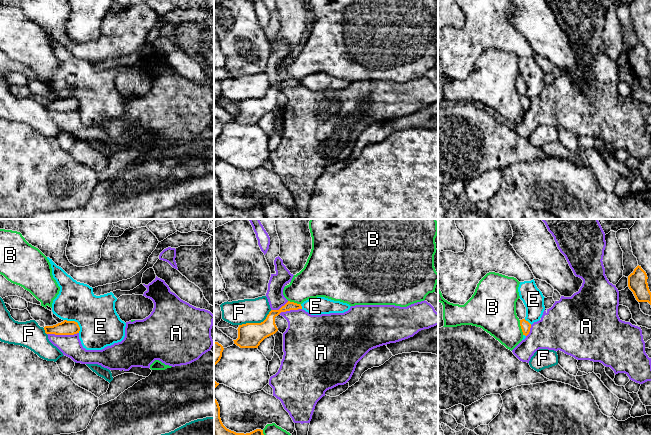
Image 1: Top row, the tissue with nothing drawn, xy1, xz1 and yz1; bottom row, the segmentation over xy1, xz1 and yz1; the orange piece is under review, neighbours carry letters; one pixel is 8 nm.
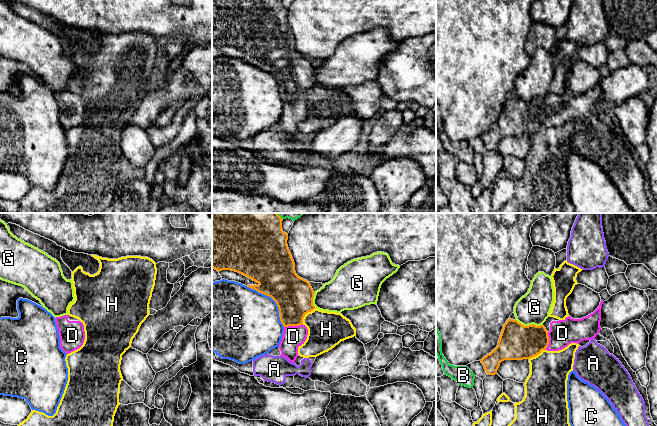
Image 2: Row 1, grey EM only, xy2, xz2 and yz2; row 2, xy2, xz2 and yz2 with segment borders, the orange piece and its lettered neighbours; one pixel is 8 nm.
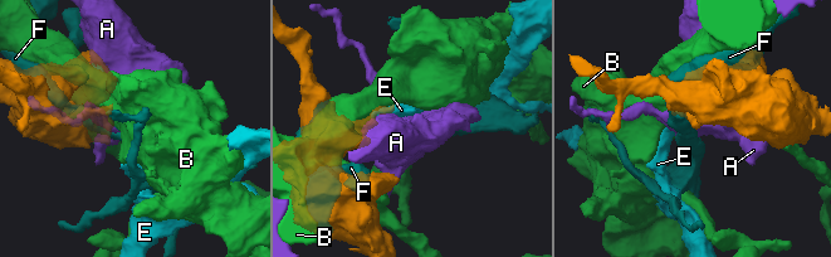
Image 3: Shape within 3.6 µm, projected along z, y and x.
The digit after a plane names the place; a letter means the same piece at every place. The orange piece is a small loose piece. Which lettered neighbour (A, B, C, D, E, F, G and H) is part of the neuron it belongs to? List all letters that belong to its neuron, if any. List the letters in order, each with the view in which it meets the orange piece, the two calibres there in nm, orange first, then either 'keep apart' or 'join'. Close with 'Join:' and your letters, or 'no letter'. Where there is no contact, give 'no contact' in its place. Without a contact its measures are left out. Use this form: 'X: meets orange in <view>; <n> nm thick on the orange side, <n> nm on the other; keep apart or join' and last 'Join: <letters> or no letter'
A: meets orange in xy1; 110 nm thick on the orange side, 180 nm on the other; keep apart
B: meets orange in yz1; 80 nm thick on the orange side, 340 nm on the other; keep apart
C: meets orange in xz2; 340 nm thick on the orange side, 460 nm on the other; keep apart
D: meets orange in xz2; 300 nm thick on the orange side, 180 nm on the other; join
E: meets orange in xy1; 110 nm thick on the orange side, 340 nm on the other; keep apart
F: meets orange in xz1; 200 nm thick on the orange side, 190 nm on the other; keep apart
G: meets orange in yz2; 280 nm thick on the orange side, 260 nm on the other; keep apart
H: meets orange in xz2; 300 nm thick on the orange side, 280 nm on the other; keep apart
Join: D

